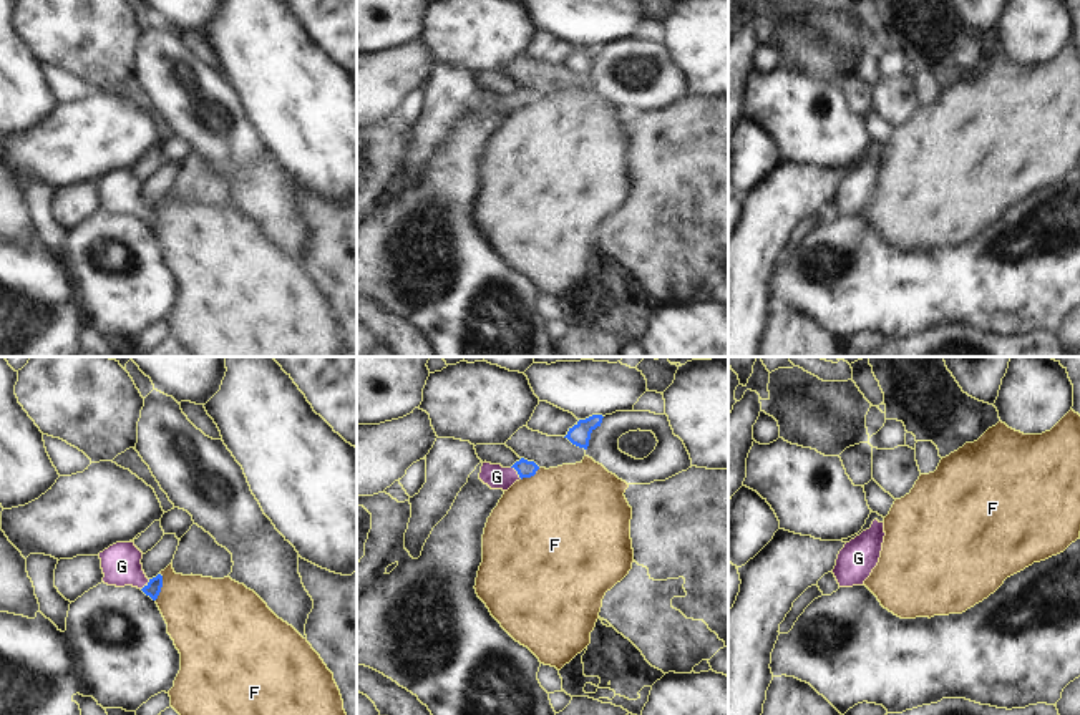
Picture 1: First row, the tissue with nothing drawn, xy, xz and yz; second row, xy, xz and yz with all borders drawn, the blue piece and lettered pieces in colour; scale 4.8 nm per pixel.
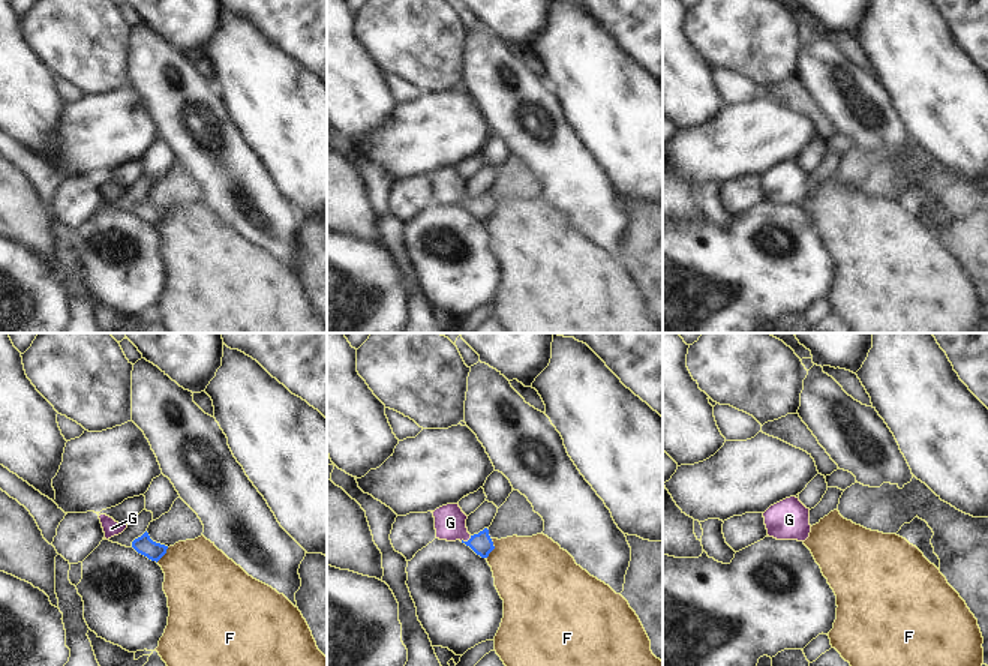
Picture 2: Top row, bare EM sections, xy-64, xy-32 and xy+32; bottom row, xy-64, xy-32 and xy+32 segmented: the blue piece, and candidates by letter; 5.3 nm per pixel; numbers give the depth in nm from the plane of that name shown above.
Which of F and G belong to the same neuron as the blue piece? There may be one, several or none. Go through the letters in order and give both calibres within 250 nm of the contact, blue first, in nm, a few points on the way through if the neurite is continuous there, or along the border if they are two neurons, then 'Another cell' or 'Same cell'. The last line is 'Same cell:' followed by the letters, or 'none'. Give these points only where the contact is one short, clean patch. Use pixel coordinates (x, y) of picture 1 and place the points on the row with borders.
F: Thickness 70 nm (blue) against 360 nm. Another cell
G: Thickness 90 nm (blue) against 120 nm. Path across: xz (525, 468), (518, 473), (496, 476). Same cell
Same cell: G

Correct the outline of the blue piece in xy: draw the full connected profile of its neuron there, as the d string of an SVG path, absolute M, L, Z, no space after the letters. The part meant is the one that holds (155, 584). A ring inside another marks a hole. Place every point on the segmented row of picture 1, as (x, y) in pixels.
M116 542L98 554L101 559L103 582L108 586L133 586L141 589L153 601L158 599L163 587L163 576L148 579L143 571L143 552L134 542Z

